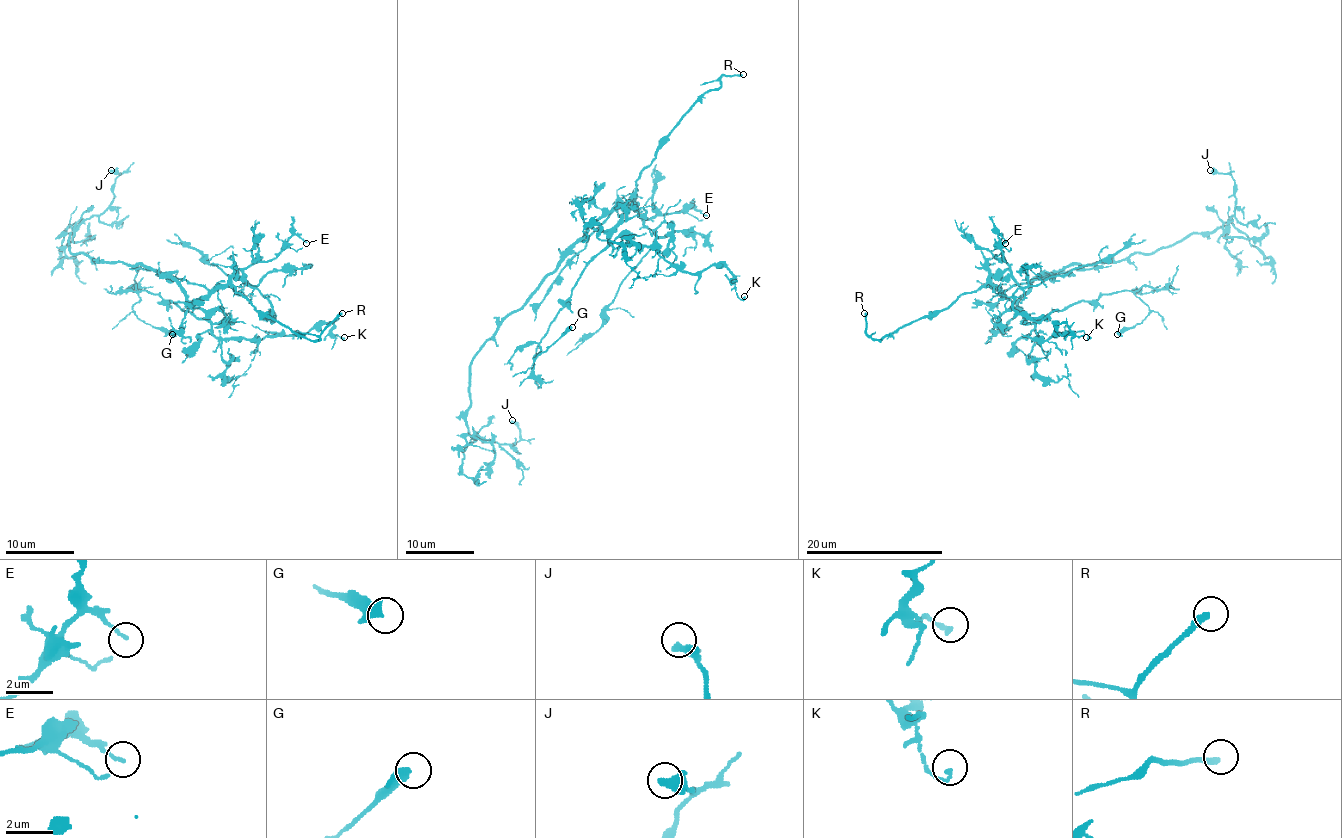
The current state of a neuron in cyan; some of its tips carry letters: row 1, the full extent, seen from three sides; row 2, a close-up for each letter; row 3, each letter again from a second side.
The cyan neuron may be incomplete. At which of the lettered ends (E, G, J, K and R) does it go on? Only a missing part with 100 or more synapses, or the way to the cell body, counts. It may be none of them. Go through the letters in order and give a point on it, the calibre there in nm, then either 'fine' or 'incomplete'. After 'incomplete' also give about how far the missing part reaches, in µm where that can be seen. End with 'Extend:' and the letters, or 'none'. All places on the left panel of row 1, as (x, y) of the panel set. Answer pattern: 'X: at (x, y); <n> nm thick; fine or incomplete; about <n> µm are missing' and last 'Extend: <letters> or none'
E: at (306, 243); 90 nm thick; fine
G: at (172, 334); 420 nm thick; fine
J: at (111, 170); 400 nm thick; fine
K: at (344, 337); 170 nm thick; fine
R: at (342, 313); 260 nm thick; incomplete; about 50 µm are missing
Extend: R

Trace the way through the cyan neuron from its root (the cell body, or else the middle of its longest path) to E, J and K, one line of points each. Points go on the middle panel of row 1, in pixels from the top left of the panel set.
E: (558, 268), (584, 248), (588, 237), (613, 210), (627, 201), (644, 218), (691, 208), (706, 215)
J: (558, 268), (503, 320), (471, 365), (469, 433), (512, 446), (519, 439), (512, 420)
K: (558, 268), (589, 227), (603, 230), (615, 248), (651, 246), (693, 273), (724, 265), (736, 294), (744, 296)

